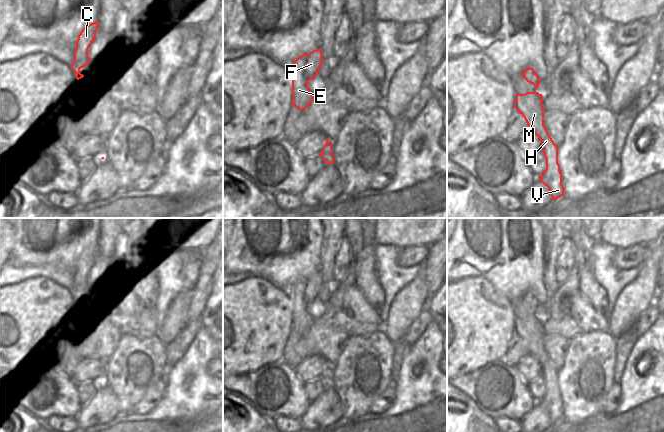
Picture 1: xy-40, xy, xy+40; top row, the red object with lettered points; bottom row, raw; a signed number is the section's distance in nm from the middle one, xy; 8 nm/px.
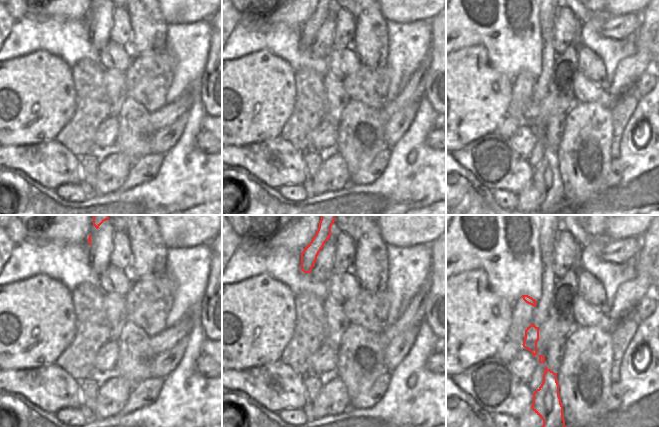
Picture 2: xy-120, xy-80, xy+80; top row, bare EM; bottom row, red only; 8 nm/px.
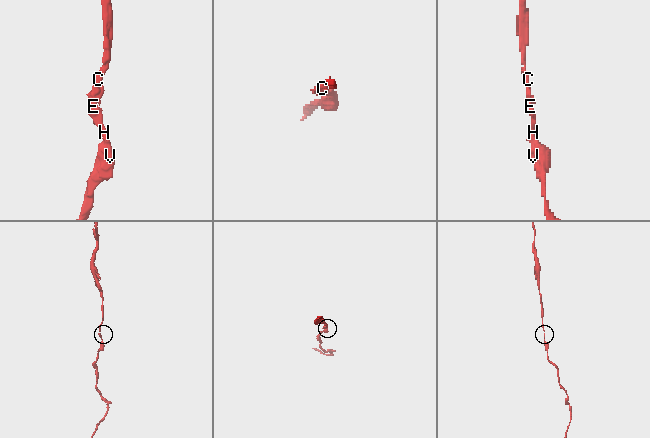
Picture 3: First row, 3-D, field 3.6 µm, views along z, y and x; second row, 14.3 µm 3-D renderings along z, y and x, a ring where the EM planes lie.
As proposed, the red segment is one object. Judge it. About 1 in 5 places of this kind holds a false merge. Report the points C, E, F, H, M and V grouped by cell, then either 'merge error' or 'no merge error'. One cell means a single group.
C E F H M V; no merge error

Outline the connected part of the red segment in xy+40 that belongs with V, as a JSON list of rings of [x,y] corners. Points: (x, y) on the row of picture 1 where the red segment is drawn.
[[[538,92],[516,94],[515,109],[524,117],[529,129],[540,139],[546,159],[546,169],[538,177],[548,187],[552,200],[564,196],[562,173],[558,163],[558,146],[544,125],[543,96]]]

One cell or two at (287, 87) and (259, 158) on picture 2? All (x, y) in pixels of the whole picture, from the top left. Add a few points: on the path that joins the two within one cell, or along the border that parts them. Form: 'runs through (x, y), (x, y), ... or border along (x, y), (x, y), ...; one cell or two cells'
border along (280, 134), (267, 140), (243, 145); two cells

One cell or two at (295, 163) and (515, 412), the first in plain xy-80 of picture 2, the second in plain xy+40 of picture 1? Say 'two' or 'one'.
one

